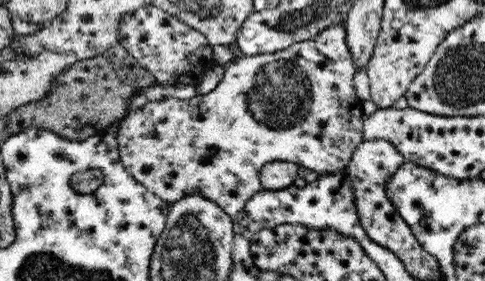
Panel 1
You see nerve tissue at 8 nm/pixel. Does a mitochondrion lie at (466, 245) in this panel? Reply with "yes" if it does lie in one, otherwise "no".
no

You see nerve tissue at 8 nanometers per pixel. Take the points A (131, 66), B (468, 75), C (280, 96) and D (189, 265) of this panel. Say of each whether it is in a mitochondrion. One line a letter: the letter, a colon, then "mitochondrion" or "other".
A: other
B: mitochondrion
C: mitochondrion
D: mitochondrion

